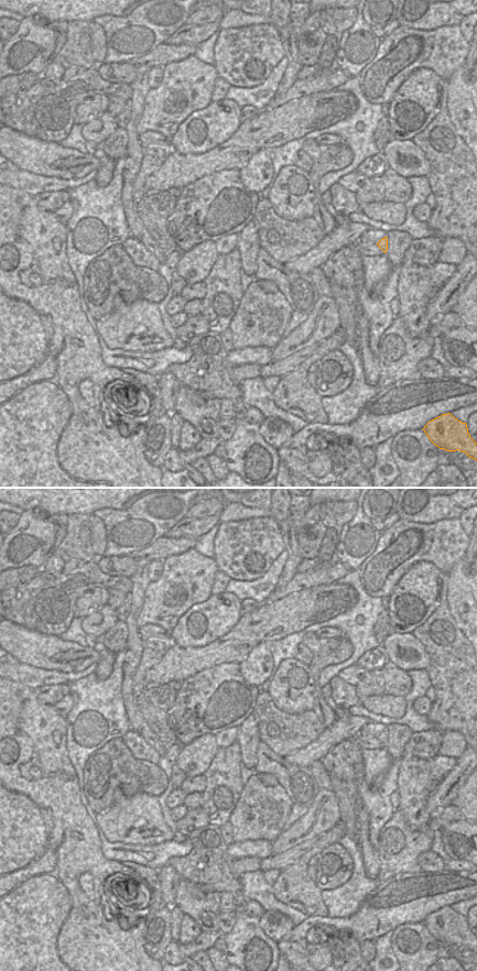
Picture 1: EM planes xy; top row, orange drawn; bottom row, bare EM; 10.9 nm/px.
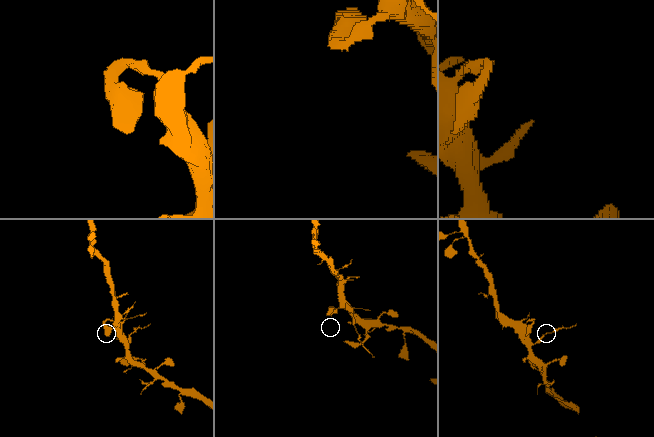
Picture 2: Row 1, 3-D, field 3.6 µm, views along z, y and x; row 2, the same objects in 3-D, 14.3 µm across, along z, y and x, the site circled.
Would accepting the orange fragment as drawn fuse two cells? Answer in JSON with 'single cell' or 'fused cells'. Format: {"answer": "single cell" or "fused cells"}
{"answer": "fused cells"}

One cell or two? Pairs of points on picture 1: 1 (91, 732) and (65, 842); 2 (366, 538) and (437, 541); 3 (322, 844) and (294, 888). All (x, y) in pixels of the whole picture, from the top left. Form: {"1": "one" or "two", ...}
{"1": "two", "2": "two", "3": "one"}

